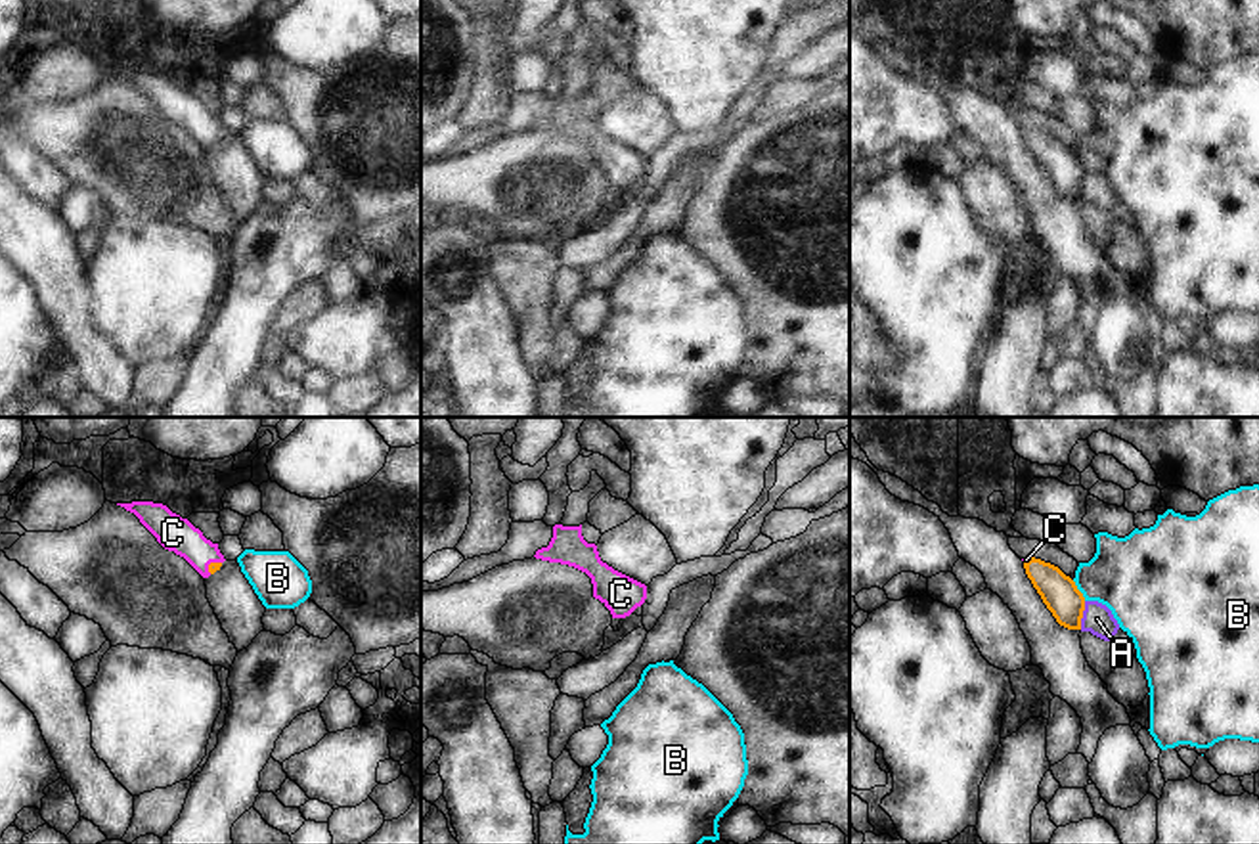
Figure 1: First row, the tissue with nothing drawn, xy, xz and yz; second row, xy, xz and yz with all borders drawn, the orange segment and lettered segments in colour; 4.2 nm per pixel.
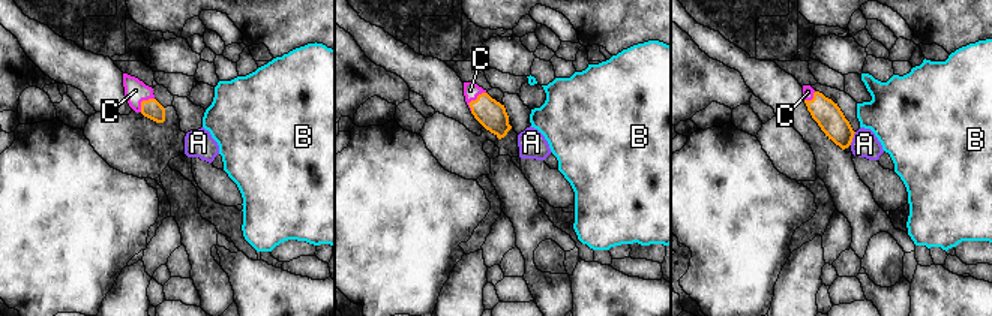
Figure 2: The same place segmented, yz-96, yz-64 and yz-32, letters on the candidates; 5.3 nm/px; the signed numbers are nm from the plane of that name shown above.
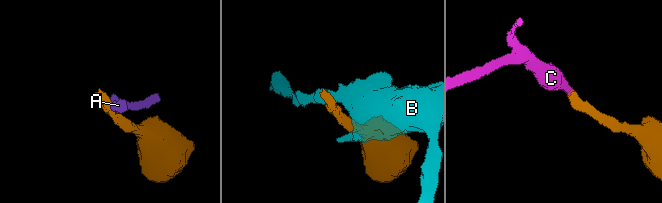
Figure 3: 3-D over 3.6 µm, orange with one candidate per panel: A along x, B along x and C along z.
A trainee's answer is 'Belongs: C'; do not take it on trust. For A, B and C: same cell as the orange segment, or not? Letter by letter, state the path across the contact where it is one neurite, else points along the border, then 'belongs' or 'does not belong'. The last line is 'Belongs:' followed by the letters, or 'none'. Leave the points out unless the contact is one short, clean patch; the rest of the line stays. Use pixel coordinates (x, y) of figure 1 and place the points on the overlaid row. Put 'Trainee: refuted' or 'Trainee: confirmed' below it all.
A: border yz (1085, 601), (1080, 628); does not belong
B: border yz (1072, 580), (1085, 599); does not belong
C: way xy (213, 567), (211, 563), (173, 533); belongs
Belongs: C
Trainee: confirmed

